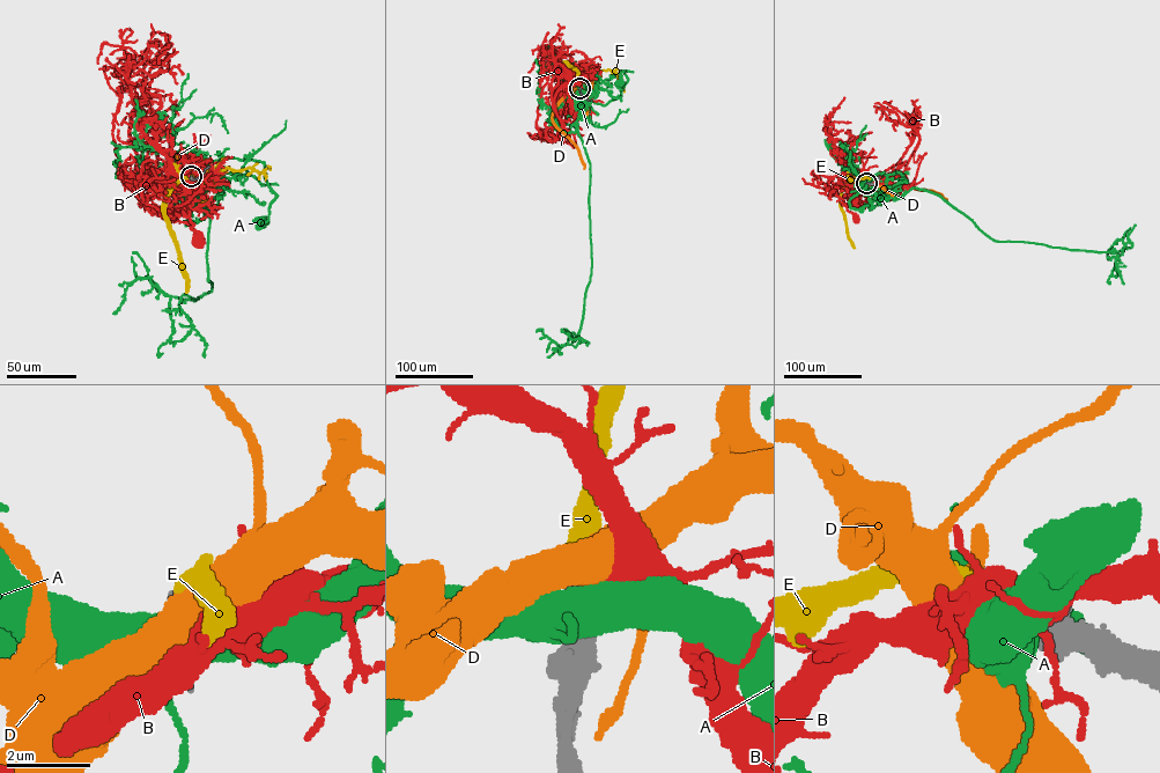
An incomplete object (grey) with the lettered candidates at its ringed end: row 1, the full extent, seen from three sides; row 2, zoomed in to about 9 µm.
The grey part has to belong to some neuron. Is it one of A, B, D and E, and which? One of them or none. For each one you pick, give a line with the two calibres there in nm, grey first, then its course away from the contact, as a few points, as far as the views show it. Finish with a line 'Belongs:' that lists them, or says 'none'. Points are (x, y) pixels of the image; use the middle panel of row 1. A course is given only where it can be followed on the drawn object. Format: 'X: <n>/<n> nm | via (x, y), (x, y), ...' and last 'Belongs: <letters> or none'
E: 460/500 nm | via (580, 88), (581, 73), (566, 61), (577, 71), (577, 76)
Belongs: E

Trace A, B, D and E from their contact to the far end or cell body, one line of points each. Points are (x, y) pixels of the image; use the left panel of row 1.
A: (191, 177), (211, 162), (228, 157), (263, 162), (267, 184), (276, 196), (270, 204), (268, 219), (259, 226)
B: (191, 177), (184, 190), (191, 200), (187, 211), (198, 242)
D: (191, 176), (163, 193), (141, 181), (184, 188), (199, 204), (198, 207)
E: (191, 176), (183, 177), (170, 192), (164, 210), (180, 270), (186, 279), (185, 293)

